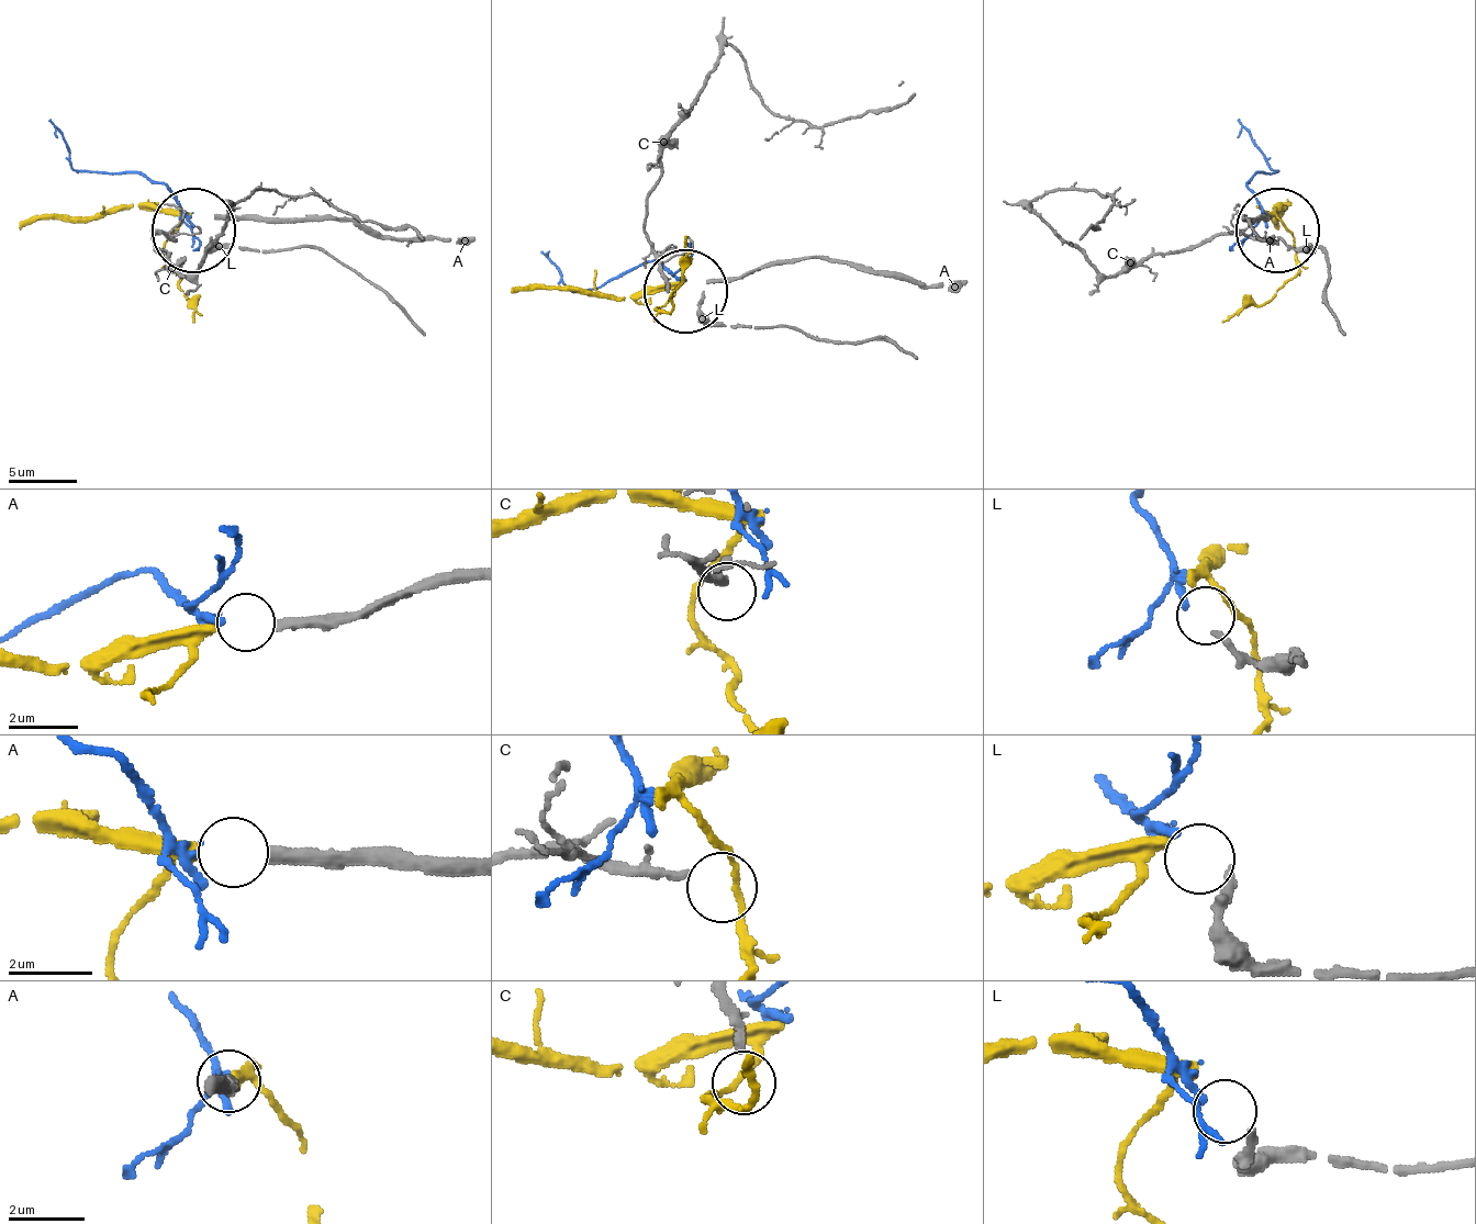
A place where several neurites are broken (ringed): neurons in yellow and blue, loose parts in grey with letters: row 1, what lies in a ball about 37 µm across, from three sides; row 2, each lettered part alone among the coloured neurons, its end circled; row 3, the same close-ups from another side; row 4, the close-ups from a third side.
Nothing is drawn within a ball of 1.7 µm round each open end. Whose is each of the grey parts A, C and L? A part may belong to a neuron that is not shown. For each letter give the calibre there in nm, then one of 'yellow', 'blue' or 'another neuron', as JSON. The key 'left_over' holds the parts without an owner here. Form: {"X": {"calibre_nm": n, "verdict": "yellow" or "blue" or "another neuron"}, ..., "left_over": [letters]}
{"A": {"calibre_nm": 320, "verdict": "yellow"}, "C": {"calibre_nm": 140, "verdict": "another neuron"}, "L": {"calibre_nm": 240, "verdict": "blue"}, "left_over": ["C"]}

